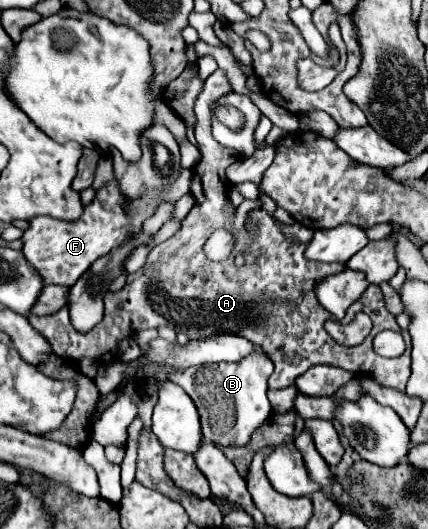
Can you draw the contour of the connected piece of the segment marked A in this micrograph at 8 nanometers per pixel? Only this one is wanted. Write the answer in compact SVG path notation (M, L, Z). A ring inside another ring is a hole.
M222 69L212 73L206 83L204 91L196 99L196 141L200 149L200 163L192 171L192 183L190 193L194 197L194 207L190 209L188 217L182 221L182 227L176 235L172 235L168 241L156 245L146 259L146 265L134 273L133 281L127 276L127 282L120 291L108 291L104 295L104 315L102 321L88 333L80 333L72 327L68 317L68 307L62 307L54 315L28 315L30 325L50 343L52 351L58 357L66 359L82 359L90 357L98 365L106 365L117 358L118 341L124 337L130 337L136 329L154 329L158 325L168 325L176 333L186 333L188 339L200 339L208 337L212 333L236 333L246 339L250 339L254 345L260 345L268 357L274 361L274 373L268 379L270 389L284 389L290 387L298 375L306 373L312 365L336 365L342 369L348 369L352 373L362 373L376 377L376 381L382 387L392 387L402 391L406 387L406 381L410 377L410 335L406 329L400 329L396 323L396 317L385 307L380 287L370 285L362 296L347 310L342 323L350 323L356 313L364 310L372 320L372 330L366 341L360 347L342 347L338 345L326 331L324 321L333 317L324 307L320 307L316 295L314 295L314 283L318 279L324 279L324 275L338 273L346 265L340 263L314 263L304 257L306 245L290 243L276 221L264 211L256 209L252 211L252 219L256 221L258 233L256 241L252 243L246 229L236 231L236 245L232 255L246 249L246 265L236 269L232 265L232 257L224 261L210 261L204 255L204 243L212 235L214 229L222 227L234 233L232 221L224 219L224 205L228 201L228 179L226 179L226 167L238 161L238 153L222 147L216 143L210 135L210 119L214 103L230 93L232 87L224 75ZM286 313L298 313L300 319L306 323L306 331L282 331L278 329L278 317ZM276 323L276 329L274 329ZM392 329L400 331L406 341L406 351L400 357L386 359L374 353L372 339L376 333ZM103 363L103 364L102 364Z

